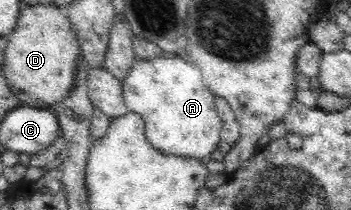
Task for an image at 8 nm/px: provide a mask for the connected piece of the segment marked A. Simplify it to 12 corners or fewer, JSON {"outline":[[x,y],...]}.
{"outline":[[178,53],[138,57],[123,100],[154,148],[207,164],[216,97]]}

